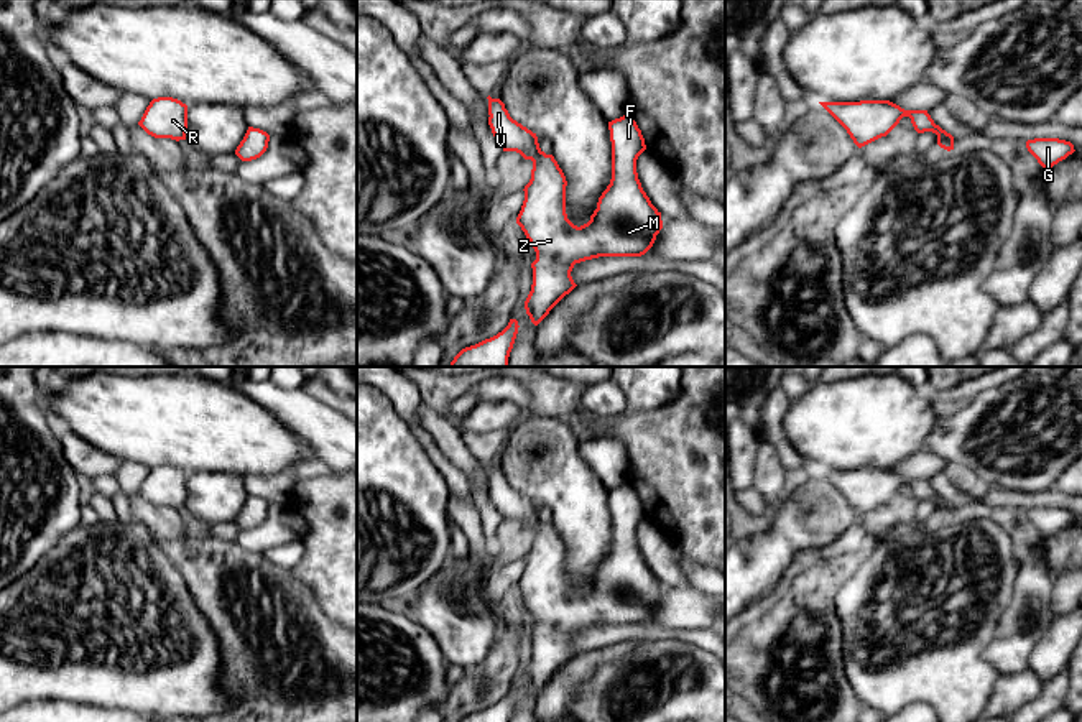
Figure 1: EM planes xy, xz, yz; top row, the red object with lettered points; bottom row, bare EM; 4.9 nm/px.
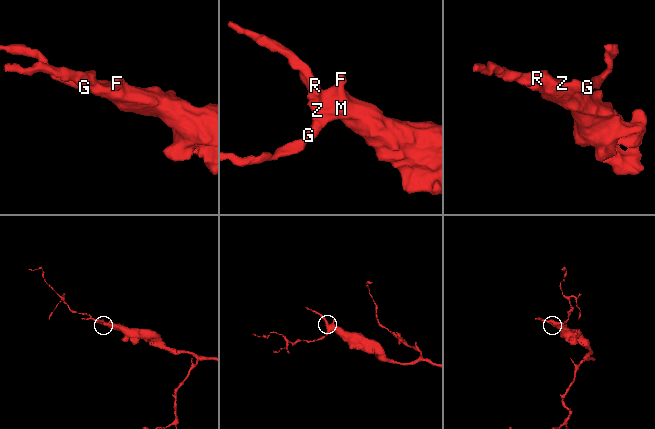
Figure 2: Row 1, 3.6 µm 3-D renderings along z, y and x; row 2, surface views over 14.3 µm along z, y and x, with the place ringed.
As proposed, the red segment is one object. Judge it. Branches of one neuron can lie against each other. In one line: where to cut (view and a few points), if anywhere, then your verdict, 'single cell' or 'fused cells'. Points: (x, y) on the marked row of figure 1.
no cut; single cell

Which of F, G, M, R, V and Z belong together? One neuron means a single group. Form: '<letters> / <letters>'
F G M R V Z

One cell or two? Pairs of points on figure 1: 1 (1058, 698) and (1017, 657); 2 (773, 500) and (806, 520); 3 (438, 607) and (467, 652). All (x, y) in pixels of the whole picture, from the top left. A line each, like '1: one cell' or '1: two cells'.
1: one cell
2: two cells
3: one cell

